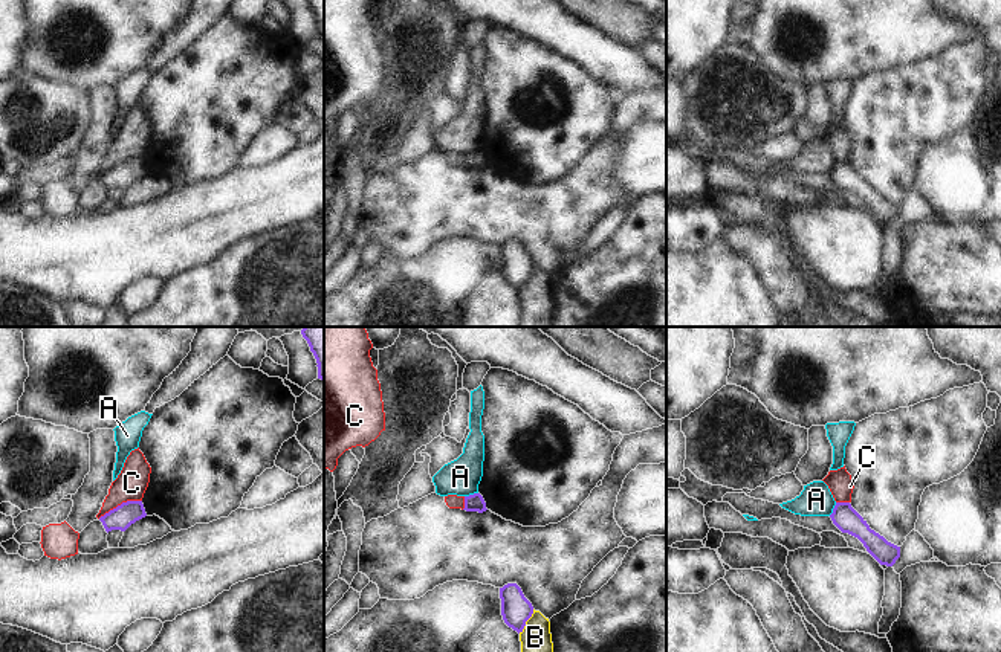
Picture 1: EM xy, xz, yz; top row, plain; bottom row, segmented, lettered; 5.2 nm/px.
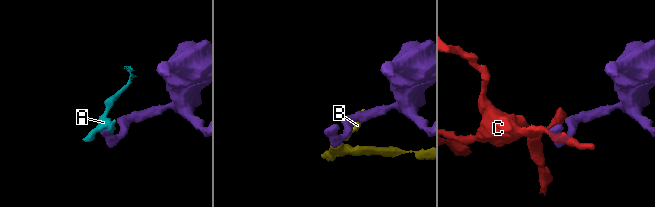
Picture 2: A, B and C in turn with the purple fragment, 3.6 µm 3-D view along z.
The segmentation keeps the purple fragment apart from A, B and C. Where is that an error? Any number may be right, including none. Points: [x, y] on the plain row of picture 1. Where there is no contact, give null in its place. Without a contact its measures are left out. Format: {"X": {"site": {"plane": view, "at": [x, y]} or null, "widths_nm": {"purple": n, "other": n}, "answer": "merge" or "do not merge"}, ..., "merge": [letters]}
{"A": {"site": {"plane": "xz", "at": [471, 153]}, "widths_nm": {"purple": 100, "other": 190}, "answer": "do not merge"}, "B": {"site": {"plane": "xz", "at": [526, 278]}, "widths_nm": {"purple": 160, "other": 180}, "answer": "do not merge"}, "C": {"site": {"plane": "xy", "at": [121, 162]}, "widths_nm": {"purple": 120, "other": 160}, "answer": "do not merge"}, "merge": []}

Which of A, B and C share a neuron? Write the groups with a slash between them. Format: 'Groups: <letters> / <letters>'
Groups: A / B / C.

